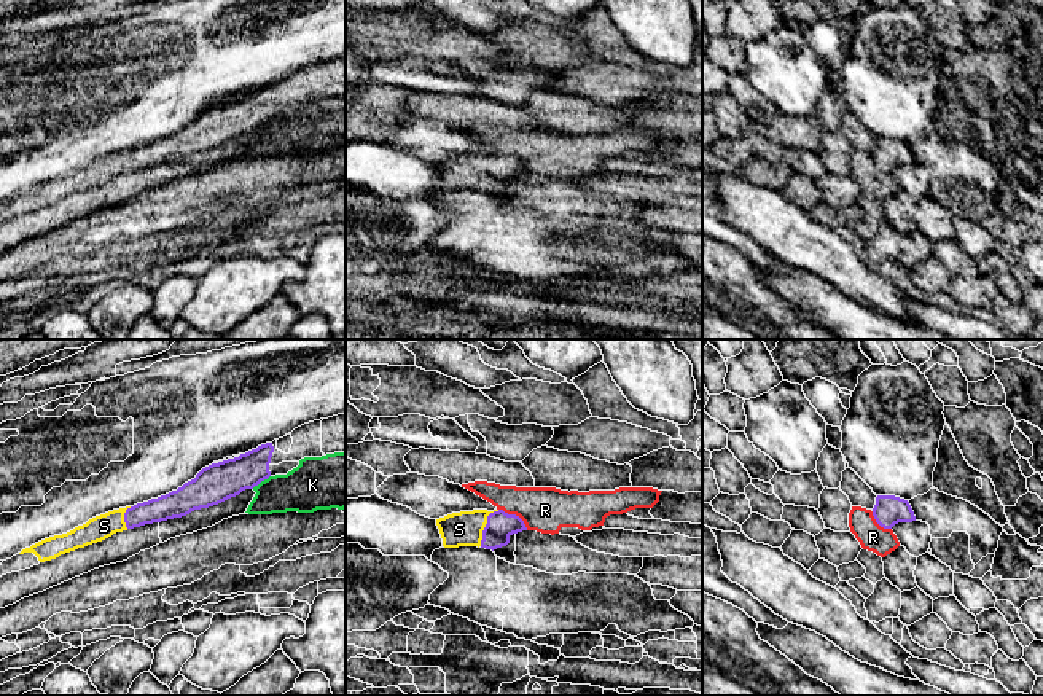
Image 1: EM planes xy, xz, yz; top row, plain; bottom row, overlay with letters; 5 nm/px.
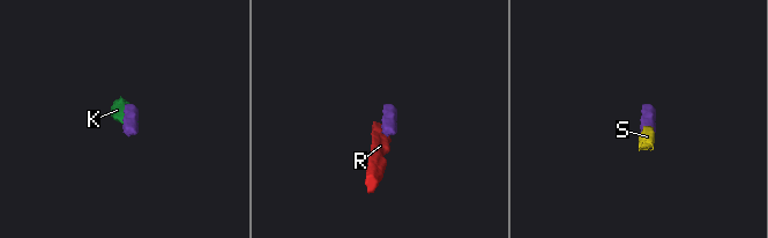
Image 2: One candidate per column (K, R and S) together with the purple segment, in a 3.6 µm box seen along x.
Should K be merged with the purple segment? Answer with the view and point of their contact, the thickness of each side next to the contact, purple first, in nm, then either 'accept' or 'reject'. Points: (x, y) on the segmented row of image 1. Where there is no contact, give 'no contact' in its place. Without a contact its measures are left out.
contact xy (260, 481); calibres 190 and 240 nm; reject

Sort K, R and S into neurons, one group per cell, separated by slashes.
K R / S

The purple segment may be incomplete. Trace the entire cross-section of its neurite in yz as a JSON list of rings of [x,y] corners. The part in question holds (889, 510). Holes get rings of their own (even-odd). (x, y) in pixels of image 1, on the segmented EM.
[[[877,495],[873,516],[884,529],[892,529],[898,522],[916,521],[909,502],[895,495]]]

